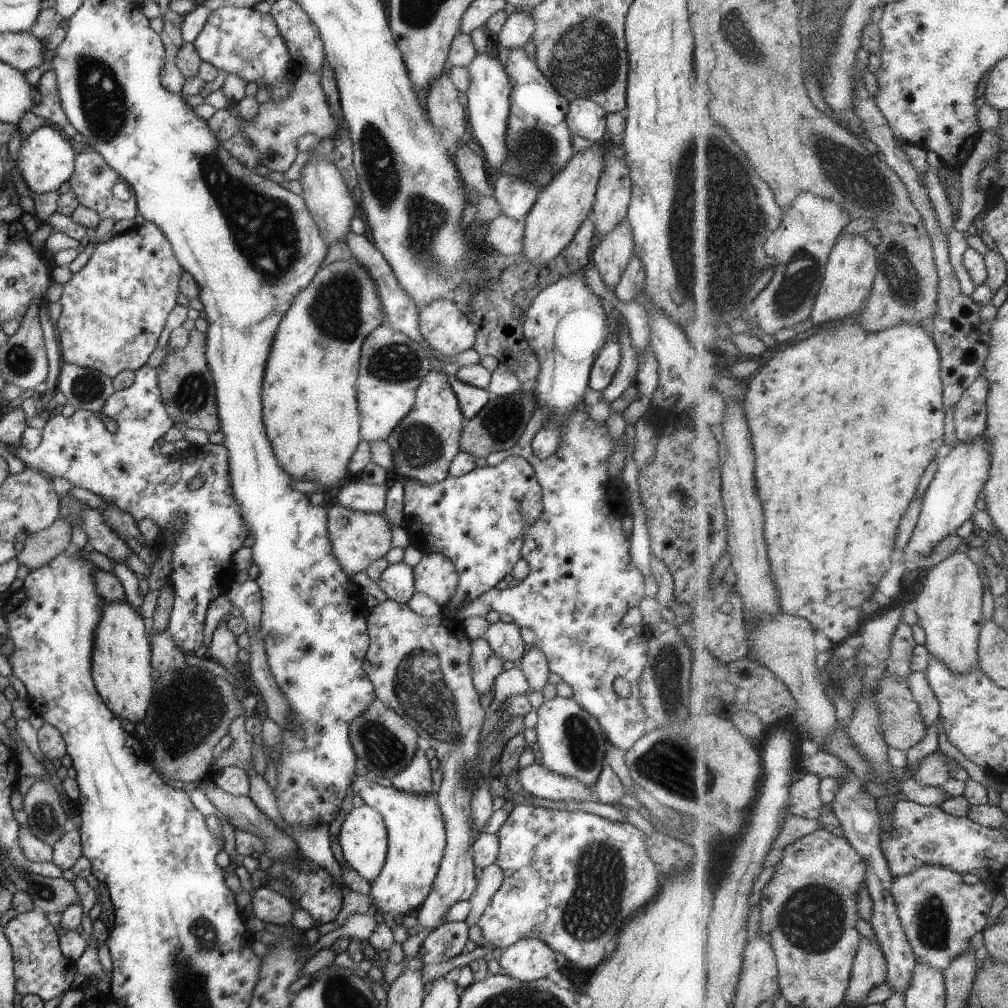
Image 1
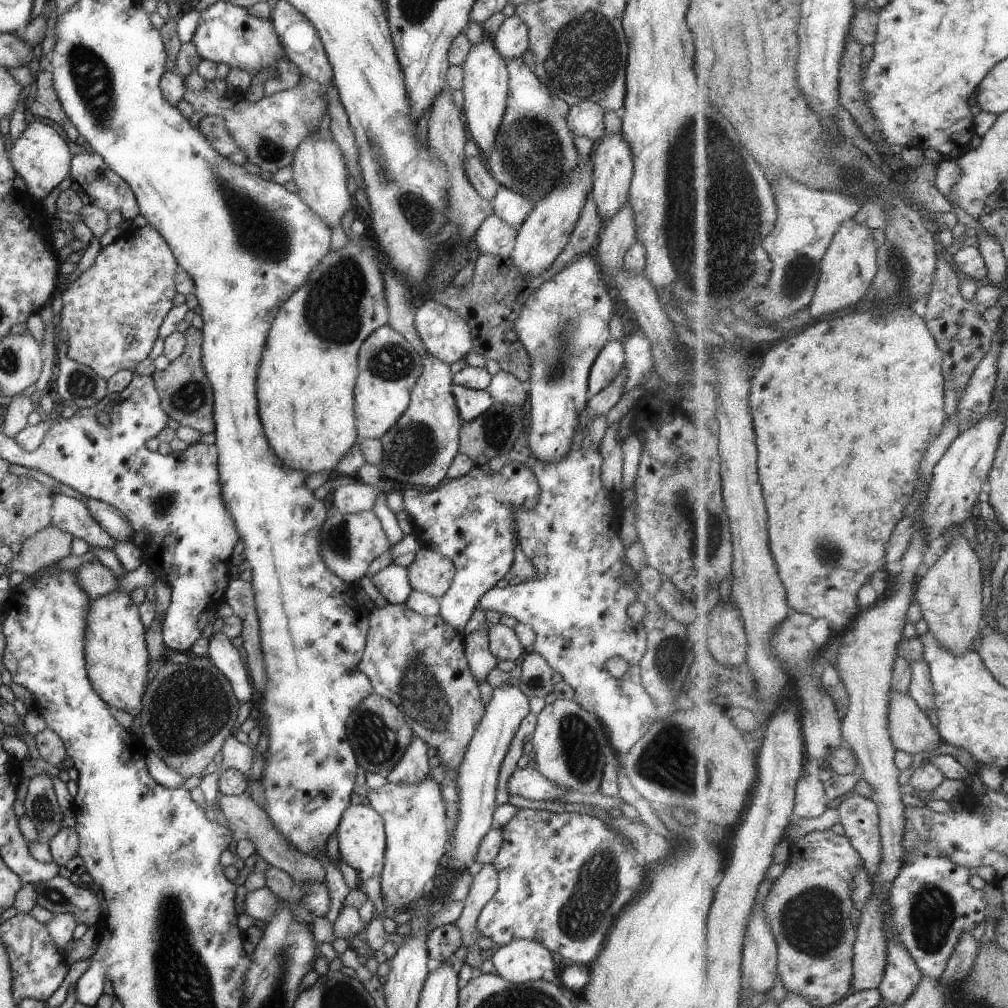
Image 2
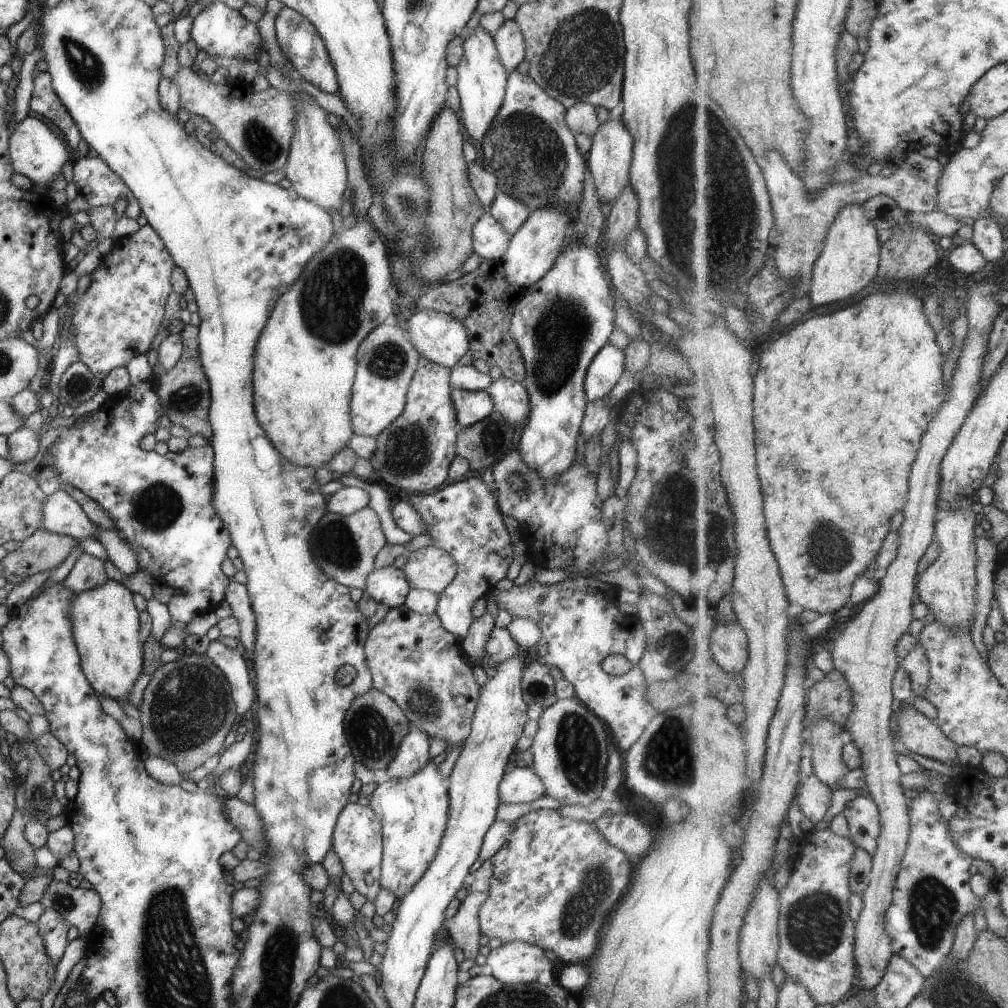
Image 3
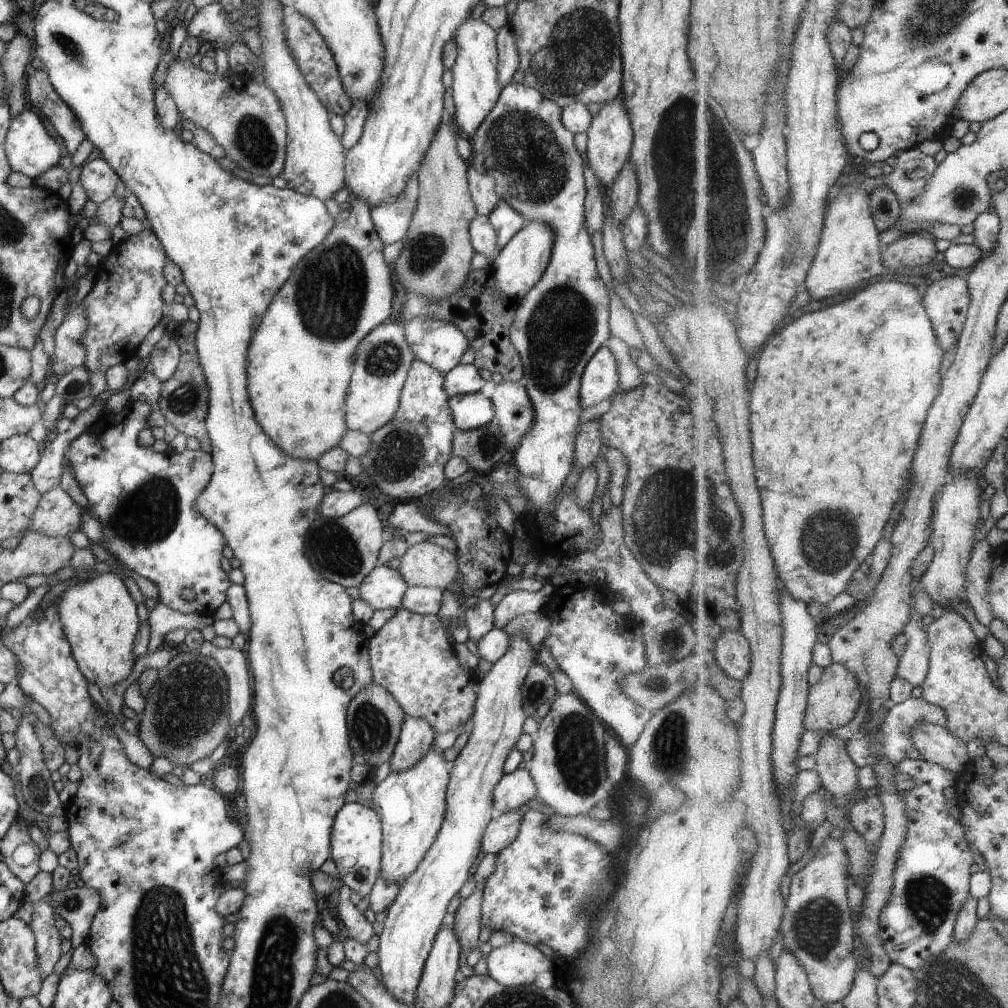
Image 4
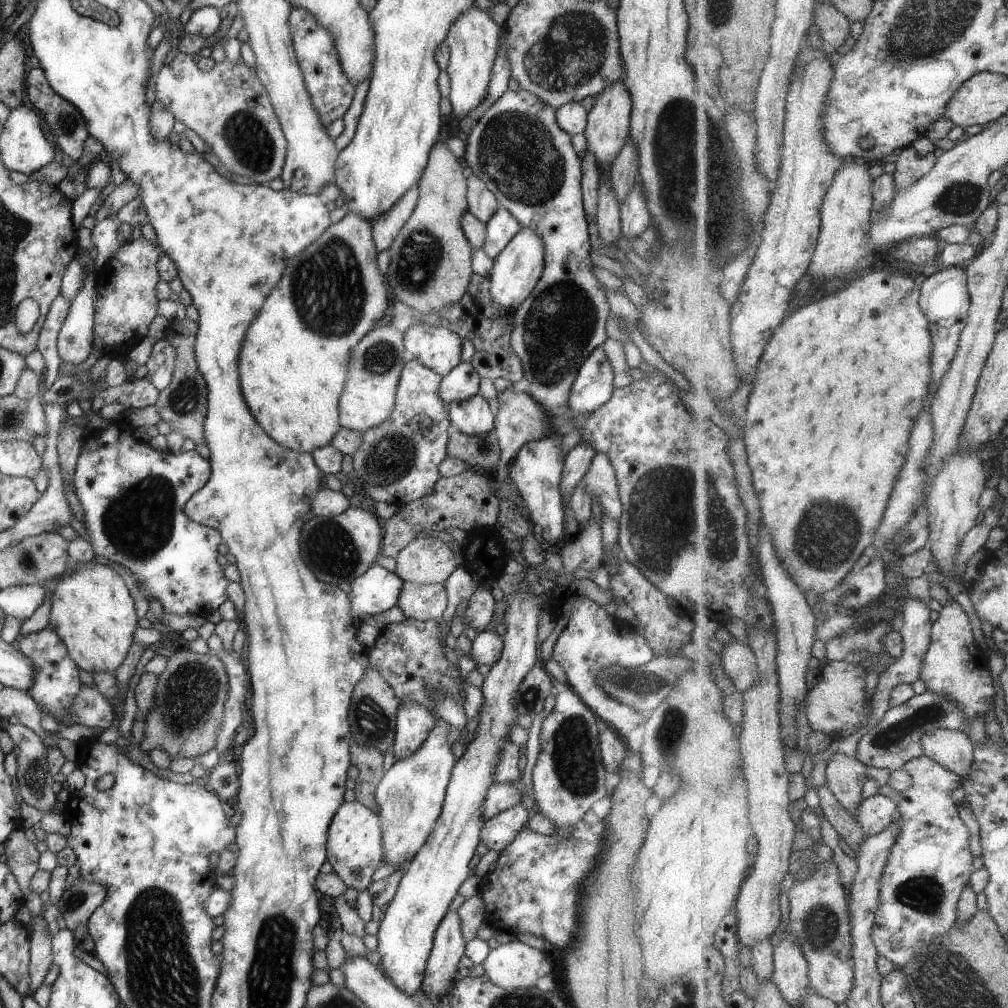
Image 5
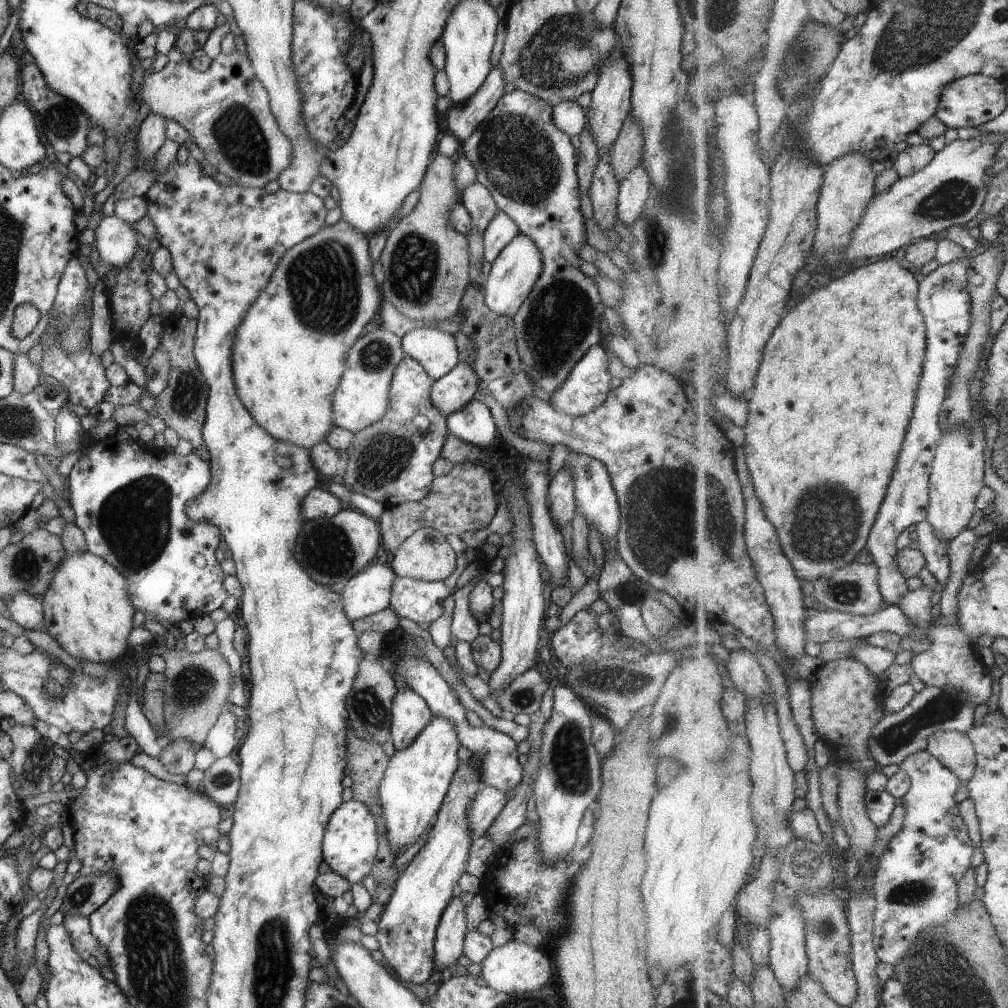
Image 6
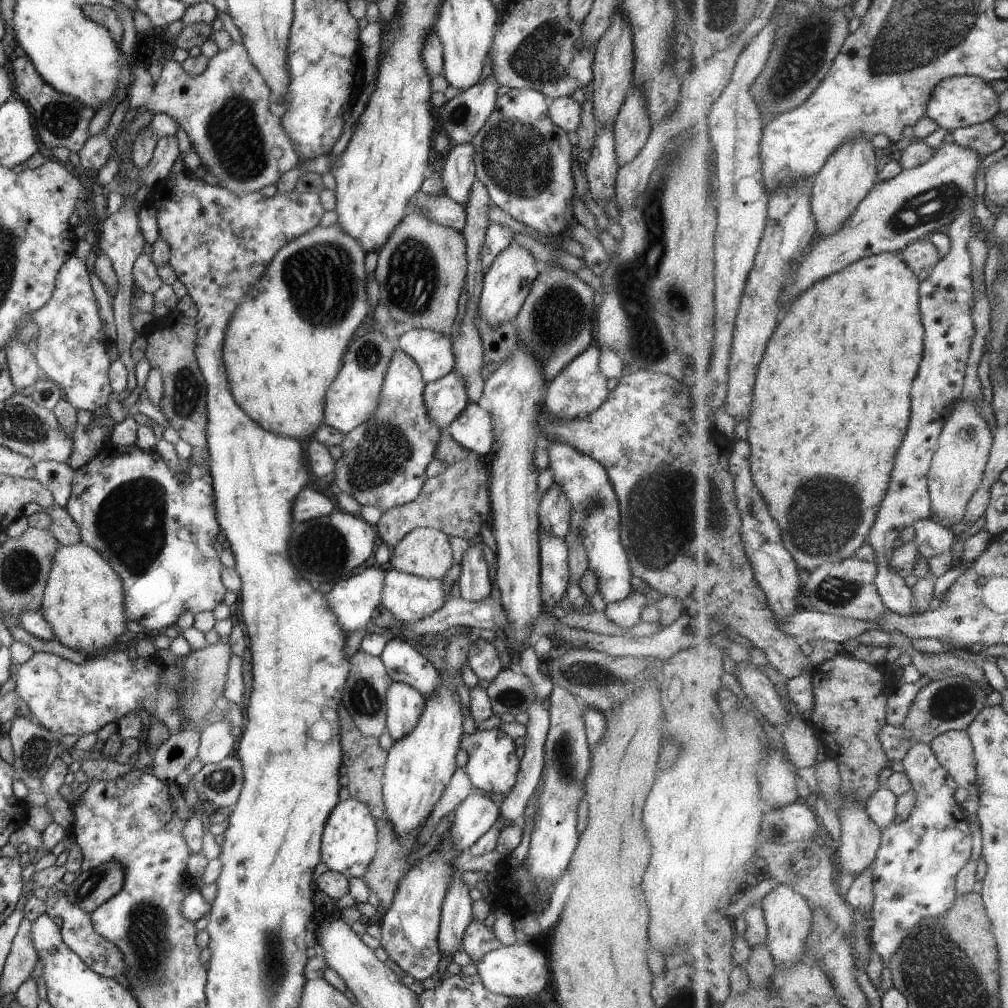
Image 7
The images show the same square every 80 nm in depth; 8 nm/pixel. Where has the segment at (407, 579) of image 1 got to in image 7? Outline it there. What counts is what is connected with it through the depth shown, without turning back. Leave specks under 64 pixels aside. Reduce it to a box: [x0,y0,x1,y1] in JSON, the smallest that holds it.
[325,566,385,636]

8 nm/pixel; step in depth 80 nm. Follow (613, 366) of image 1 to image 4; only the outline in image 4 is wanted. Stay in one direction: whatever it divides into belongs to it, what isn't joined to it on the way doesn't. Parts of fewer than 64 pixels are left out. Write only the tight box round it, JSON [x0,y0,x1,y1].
[578,346,617,408]

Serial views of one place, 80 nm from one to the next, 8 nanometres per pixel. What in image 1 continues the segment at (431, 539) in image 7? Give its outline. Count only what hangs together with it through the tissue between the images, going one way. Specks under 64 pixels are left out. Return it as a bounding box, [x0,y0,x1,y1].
[412,553,458,607]

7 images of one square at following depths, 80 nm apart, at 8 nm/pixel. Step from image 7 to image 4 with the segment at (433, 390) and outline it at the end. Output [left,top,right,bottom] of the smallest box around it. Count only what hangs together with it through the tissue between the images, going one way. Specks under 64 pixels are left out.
[443,363,486,396]

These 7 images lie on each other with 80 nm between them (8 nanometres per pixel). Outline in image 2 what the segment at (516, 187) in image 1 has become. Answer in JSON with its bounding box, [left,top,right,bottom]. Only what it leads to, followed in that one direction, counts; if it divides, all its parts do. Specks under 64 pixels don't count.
[491,185,534,228]

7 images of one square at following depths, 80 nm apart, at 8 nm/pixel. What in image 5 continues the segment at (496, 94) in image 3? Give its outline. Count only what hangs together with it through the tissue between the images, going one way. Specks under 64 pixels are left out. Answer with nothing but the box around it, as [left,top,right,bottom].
[444,6,500,121]

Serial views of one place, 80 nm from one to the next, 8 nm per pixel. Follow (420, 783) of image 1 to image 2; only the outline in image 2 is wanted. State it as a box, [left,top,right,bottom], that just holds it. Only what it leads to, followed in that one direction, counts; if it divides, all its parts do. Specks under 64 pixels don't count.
[384,736,430,785]

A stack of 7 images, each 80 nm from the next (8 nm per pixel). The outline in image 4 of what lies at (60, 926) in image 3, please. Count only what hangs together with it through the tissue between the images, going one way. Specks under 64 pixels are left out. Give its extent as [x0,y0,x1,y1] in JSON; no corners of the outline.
[29,900,62,980]

